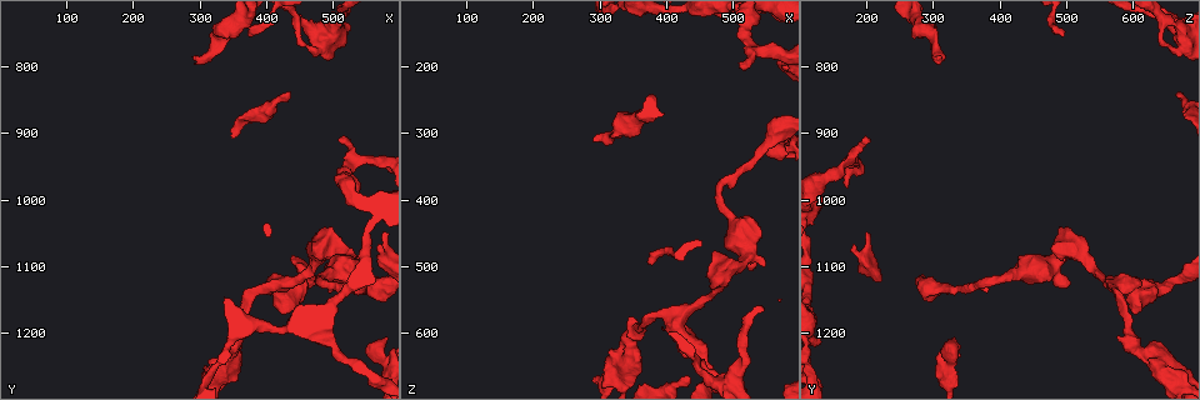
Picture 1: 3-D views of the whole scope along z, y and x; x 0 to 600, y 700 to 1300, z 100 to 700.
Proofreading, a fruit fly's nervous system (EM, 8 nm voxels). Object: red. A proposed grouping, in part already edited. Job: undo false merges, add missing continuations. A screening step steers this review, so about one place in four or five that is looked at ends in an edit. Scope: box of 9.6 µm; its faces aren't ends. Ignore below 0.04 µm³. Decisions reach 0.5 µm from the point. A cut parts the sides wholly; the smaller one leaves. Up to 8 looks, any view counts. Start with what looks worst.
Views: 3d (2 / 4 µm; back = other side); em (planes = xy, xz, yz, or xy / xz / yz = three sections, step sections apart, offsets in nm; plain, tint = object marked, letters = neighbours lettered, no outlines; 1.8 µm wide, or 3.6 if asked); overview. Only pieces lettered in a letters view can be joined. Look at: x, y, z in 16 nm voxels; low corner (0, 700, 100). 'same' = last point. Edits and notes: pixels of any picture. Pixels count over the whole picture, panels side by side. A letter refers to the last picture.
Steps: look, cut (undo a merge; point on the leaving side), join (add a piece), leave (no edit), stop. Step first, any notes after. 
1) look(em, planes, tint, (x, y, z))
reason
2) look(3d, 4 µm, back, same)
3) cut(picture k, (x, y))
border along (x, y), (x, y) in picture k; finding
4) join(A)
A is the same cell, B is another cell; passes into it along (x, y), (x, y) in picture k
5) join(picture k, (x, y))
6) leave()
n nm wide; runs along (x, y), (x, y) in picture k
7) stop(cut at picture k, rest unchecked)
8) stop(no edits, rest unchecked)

look(3d, 4 µm, (290, 780, 310))
free end

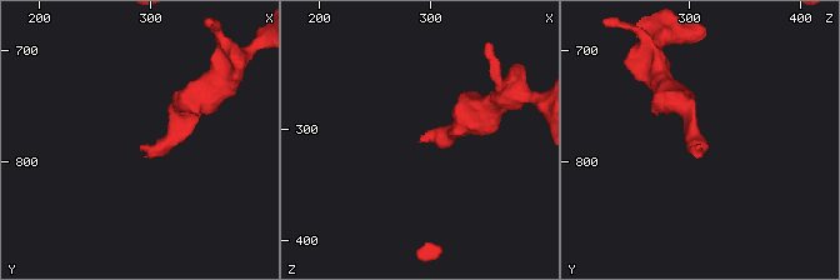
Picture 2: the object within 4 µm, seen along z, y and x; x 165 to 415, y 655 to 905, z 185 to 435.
look(em, planes, tint, (288, 784, 310))

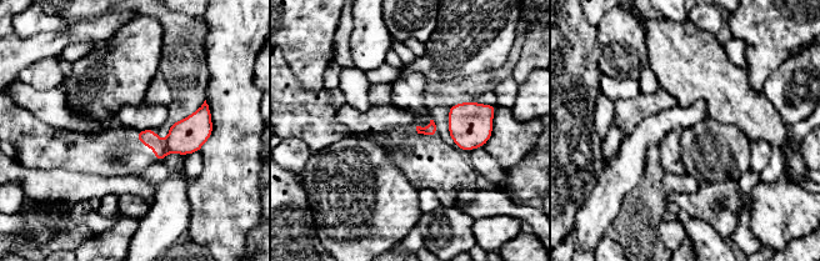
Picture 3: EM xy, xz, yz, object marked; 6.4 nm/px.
look(em, planes, letters, same)

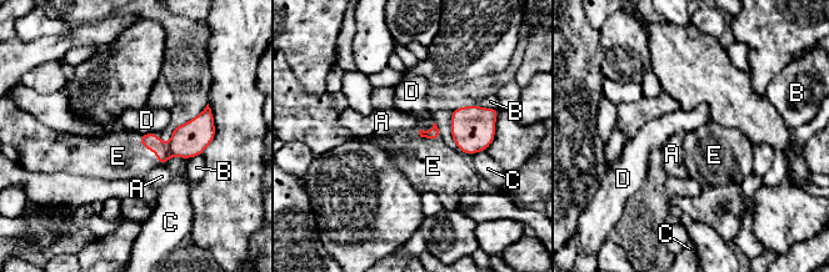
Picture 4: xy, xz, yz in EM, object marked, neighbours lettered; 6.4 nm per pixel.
join(picture 4, (433, 166))
E is the same cell, A, B, C and D are other cells; it goes on there

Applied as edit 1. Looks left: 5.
look(3d, 4 µm, (415, 1120, 570))
a fork

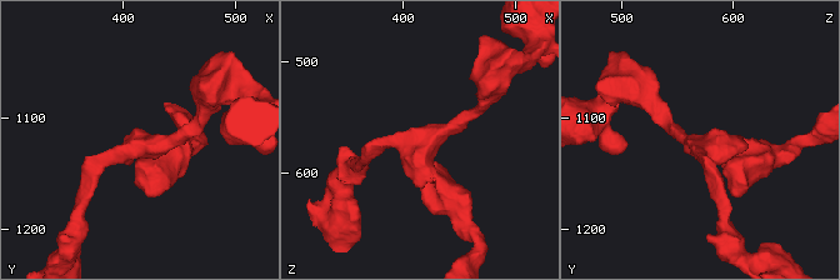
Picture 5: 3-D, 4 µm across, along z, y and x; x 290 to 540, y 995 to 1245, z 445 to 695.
look(em, xy, step 8, plain, (418, 1124, 574))
3 arms; arms of 170, 200, 320 nm; now the EM

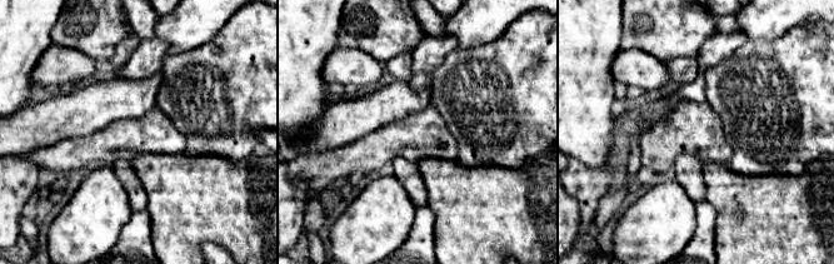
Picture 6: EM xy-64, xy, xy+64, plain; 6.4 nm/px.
look(em, xy, step 8, letters, same)
see the neighbours

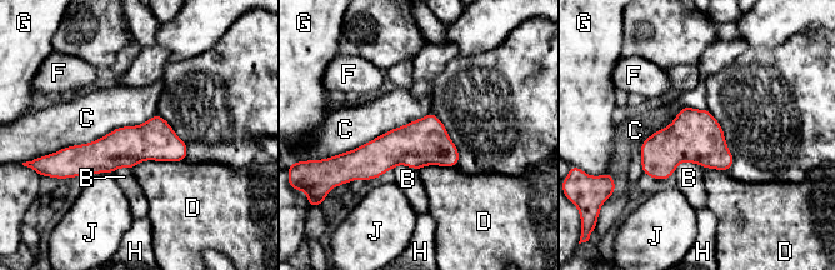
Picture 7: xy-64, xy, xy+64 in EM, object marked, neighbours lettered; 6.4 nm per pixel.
leave()
B, C, D, F, G, H and J are other cells; border along (156, 113), (54, 153) in picture 7; one neuron here

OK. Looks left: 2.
stop(join at picture 4, rest unchecked)

